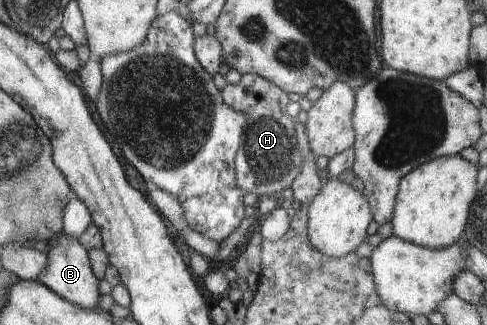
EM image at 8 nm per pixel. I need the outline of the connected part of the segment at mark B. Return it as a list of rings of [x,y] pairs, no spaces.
[[[65,233],[54,237],[51,242],[48,267],[38,278],[39,282],[52,288],[57,294],[65,297],[69,302],[82,306],[86,309],[97,309],[99,300],[99,290],[97,286],[97,275],[92,267],[90,252],[81,243],[79,239],[74,239]]]

